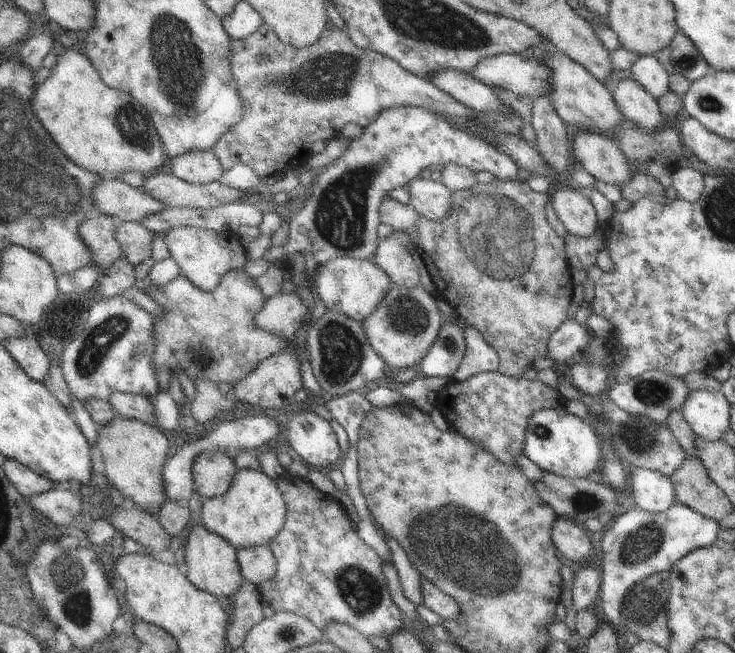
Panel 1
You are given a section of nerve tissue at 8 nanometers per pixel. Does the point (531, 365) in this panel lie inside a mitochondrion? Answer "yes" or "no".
no

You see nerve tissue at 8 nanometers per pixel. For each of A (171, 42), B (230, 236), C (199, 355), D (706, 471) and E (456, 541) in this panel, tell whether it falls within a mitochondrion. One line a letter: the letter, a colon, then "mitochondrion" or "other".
A: mitochondrion
B: other
C: mitochondrion
D: other
E: mitochondrion

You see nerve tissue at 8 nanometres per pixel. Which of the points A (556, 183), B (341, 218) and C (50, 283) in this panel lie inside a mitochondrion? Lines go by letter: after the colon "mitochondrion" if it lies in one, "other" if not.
A: other
B: mitochondrion
C: other

